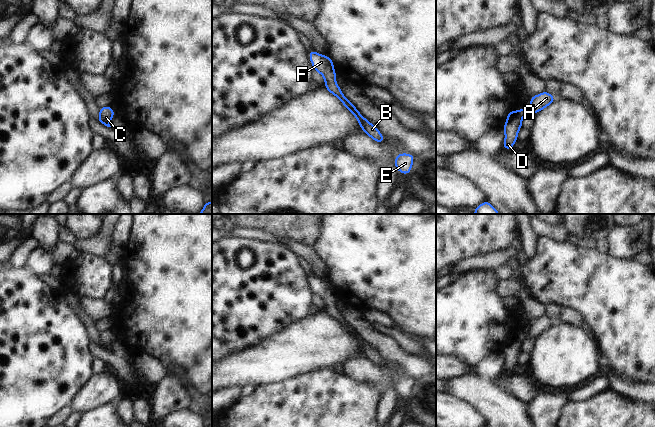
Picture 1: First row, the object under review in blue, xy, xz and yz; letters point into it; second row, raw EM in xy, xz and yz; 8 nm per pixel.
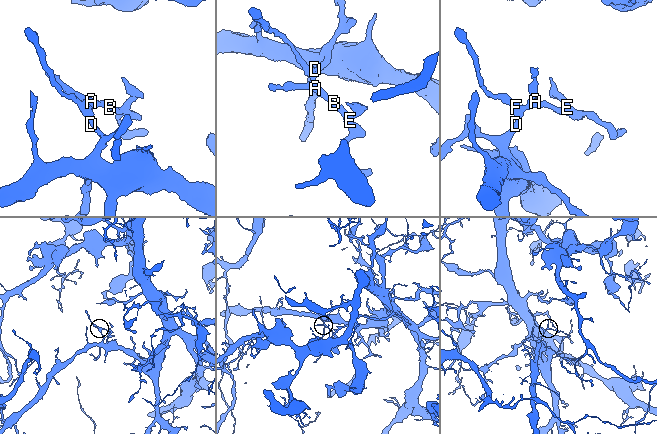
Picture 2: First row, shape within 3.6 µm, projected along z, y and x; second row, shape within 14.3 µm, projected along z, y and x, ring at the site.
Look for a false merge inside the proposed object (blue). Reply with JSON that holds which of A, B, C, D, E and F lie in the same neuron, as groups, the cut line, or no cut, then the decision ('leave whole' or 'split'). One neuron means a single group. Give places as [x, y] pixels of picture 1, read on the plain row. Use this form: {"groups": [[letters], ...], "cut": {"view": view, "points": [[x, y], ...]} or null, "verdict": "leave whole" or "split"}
{"groups": [["A", "B", "C", "D", "E", "F"]], "cut": null, "verdict": "leave whole"}

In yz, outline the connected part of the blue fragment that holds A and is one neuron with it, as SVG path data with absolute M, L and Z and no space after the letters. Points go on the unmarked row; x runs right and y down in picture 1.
M544 315L530 322L530 330L527 334L520 332L518 335L510 335L507 338L507 344L504 348L505 364L503 373L513 373L514 367L517 365L519 353L522 352L522 343L526 338L537 338L545 331L551 329L555 325L555 321Z

